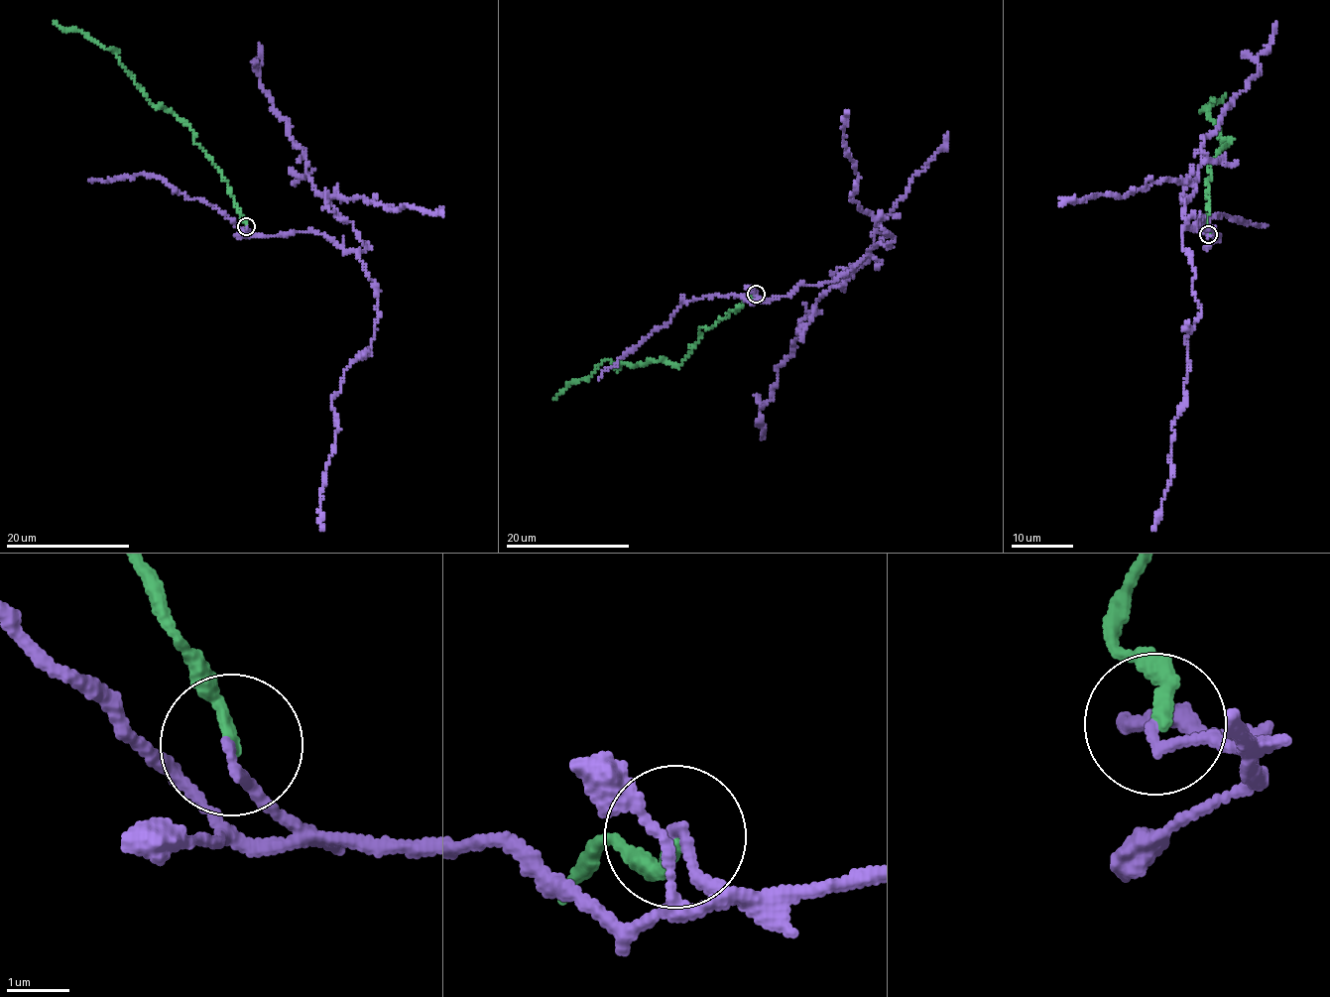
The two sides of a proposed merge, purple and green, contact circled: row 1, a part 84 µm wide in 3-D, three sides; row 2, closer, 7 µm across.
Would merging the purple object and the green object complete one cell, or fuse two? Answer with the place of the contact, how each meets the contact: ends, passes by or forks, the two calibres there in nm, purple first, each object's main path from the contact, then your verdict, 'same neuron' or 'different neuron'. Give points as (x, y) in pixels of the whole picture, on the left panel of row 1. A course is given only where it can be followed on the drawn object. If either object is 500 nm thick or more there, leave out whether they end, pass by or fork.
at (246, 226); purple ends there; green ends there; 150 nm thick on the purple side, 200 nm on the other; purple runs (246, 225), (321, 233), (358, 256), (377, 290), (370, 348), (332, 399), (322, 528); green runs (246, 225), (228, 184), (194, 140), (194, 131), (177, 116), (154, 106), (115, 54), (55, 22); different neuron

